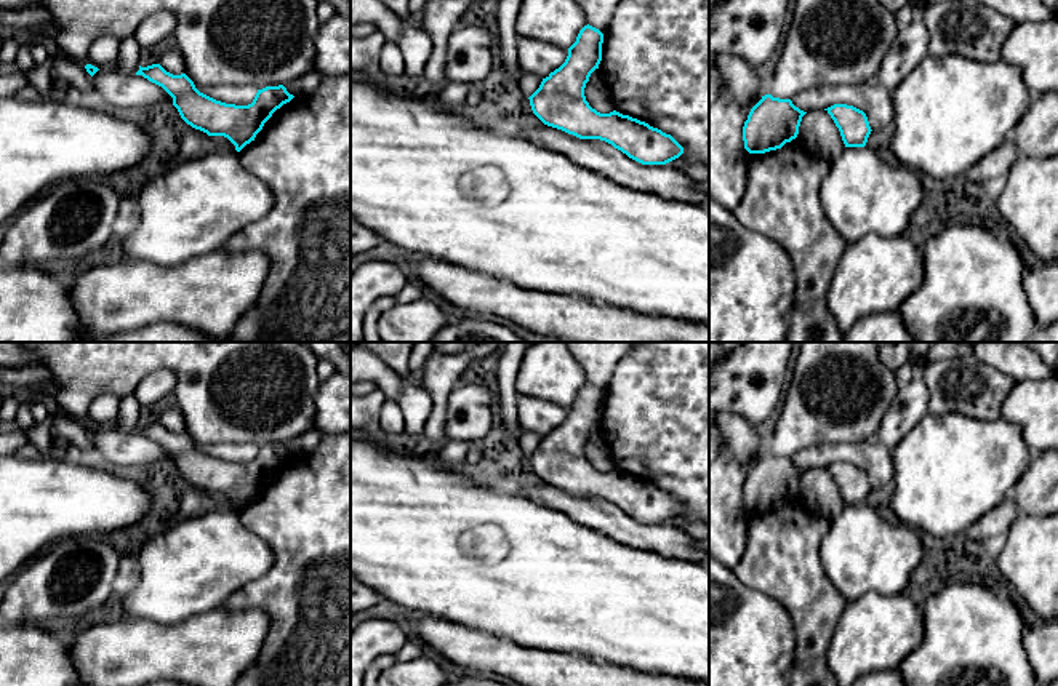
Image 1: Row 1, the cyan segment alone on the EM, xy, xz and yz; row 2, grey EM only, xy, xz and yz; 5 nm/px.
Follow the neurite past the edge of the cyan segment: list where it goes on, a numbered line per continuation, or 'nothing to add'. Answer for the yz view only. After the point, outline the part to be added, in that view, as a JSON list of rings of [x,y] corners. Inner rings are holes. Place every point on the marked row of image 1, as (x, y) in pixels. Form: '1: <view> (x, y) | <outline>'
nothing to add

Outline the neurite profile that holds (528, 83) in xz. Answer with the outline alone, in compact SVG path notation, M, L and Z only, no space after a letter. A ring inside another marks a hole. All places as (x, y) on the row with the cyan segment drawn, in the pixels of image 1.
M523 72L519 78L519 90L523 96L530 98L541 85L543 78L536 74Z

